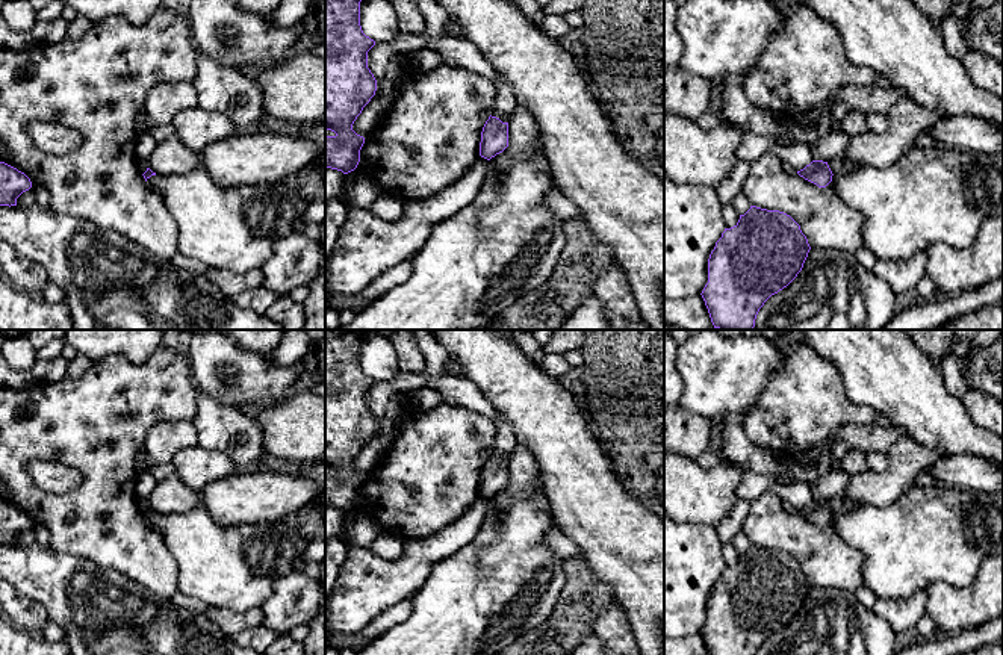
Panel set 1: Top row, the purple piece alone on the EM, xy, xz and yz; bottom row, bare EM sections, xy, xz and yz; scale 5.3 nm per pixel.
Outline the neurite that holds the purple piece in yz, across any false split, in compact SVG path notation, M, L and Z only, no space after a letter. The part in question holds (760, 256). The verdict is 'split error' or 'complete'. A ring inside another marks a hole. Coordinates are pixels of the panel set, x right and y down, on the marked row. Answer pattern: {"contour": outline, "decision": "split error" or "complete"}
{"contour": "M750 206L734 227L725 228L708 259L708 283L700 295L714 328L753 330L759 309L797 277L809 250L806 236L790 215Z", "decision": "complete"}

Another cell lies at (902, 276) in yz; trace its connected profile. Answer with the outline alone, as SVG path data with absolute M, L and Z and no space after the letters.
M917 253L908 260L879 260L871 272L891 287L896 298L900 298L903 293L915 290L926 275L926 265L926 253Z

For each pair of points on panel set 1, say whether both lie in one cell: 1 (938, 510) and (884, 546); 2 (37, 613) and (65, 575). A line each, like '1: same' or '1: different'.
1: same
2: different

